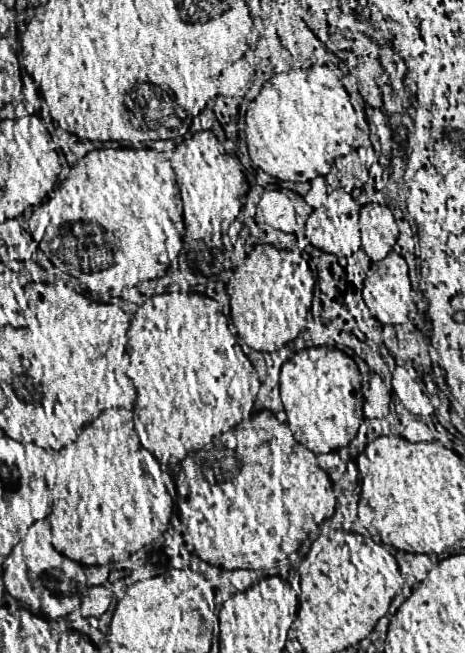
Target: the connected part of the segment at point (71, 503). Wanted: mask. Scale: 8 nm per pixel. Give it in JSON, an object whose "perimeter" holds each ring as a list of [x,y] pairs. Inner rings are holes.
{"perimeter":[[[119,407],[105,409],[83,429],[75,443],[55,451],[47,469],[45,481],[51,497],[51,515],[47,521],[51,523],[55,551],[81,565],[107,565],[129,559],[139,547],[157,539],[169,527],[173,499],[167,491],[167,479],[171,479],[169,473],[161,469],[153,453],[141,447],[133,427],[133,411]]]}

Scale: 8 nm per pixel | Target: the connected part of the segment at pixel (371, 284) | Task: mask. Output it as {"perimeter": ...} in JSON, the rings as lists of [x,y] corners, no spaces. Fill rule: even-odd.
{"perimeter":[[[389,253],[383,257],[383,261],[371,263],[371,269],[367,271],[363,279],[363,301],[369,309],[369,313],[382,325],[401,325],[408,320],[409,307],[413,303],[412,288],[409,278],[407,263],[397,255]]]}

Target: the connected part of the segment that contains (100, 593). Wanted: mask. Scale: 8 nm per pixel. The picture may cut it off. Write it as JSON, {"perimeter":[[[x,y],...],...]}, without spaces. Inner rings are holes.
{"perimeter":[[[89,587],[81,601],[81,615],[83,617],[101,617],[111,605],[111,591],[105,587]]]}

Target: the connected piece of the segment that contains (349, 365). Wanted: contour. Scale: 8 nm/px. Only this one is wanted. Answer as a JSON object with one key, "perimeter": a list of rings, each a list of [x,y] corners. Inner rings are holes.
{"perimeter":[[[309,347],[283,363],[281,401],[297,441],[315,455],[331,453],[347,445],[365,421],[359,369],[353,359],[333,347]]]}

